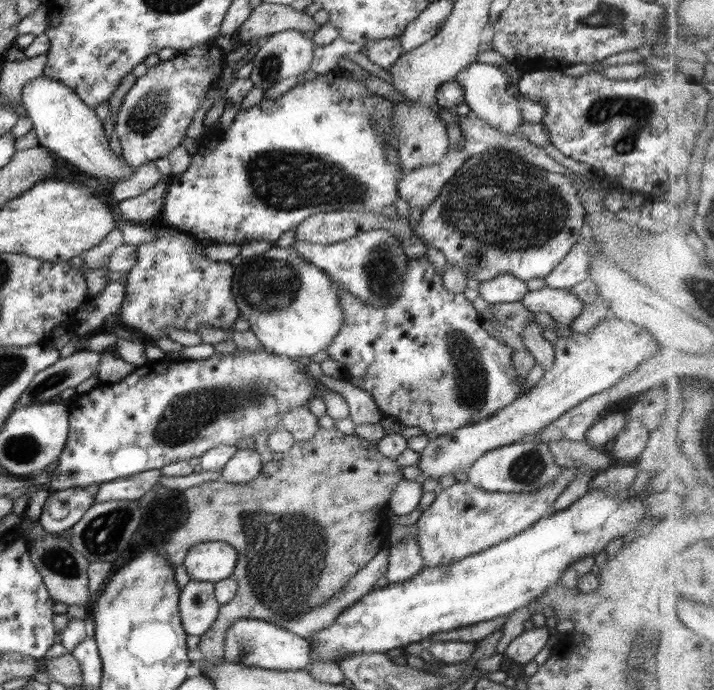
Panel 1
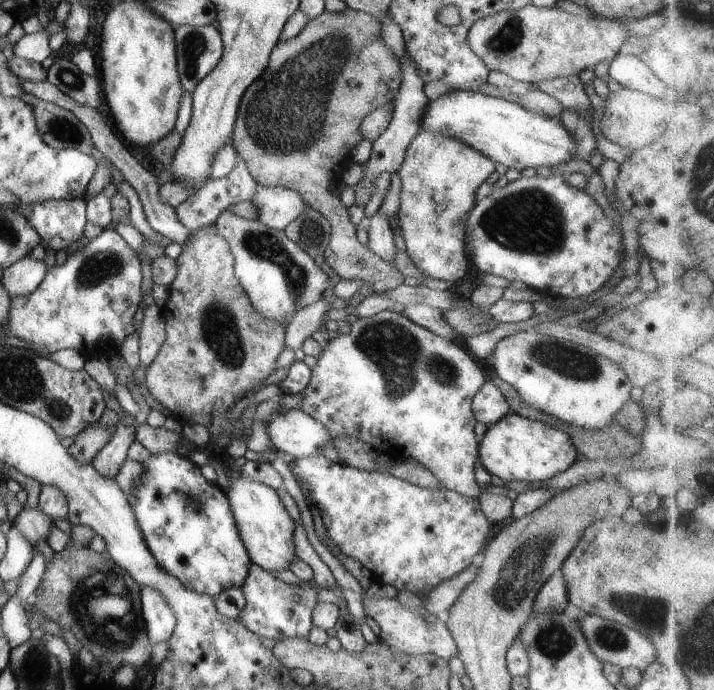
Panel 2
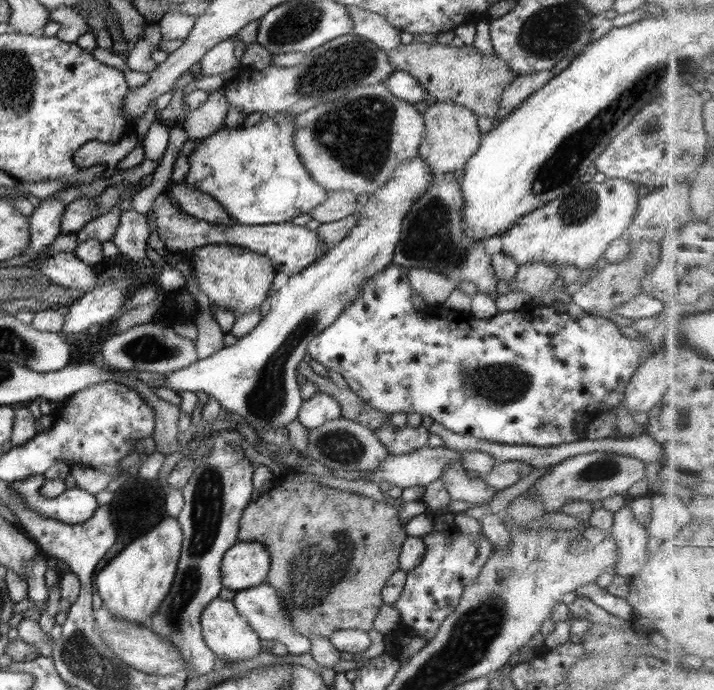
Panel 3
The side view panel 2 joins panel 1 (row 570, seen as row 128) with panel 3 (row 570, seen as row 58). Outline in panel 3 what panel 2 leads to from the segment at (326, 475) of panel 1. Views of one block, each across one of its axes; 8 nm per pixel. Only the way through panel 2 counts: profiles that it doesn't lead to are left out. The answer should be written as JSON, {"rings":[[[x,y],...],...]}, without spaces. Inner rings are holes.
{"rings":[[[312,477],[300,480],[279,479],[272,490],[266,492],[266,494],[257,494],[254,500],[244,508],[239,526],[238,541],[253,541],[264,544],[266,550],[270,553],[271,568],[266,581],[279,592],[281,600],[284,600],[283,608],[287,610],[287,616],[290,616],[290,620],[292,620],[292,627],[304,637],[316,635],[329,638],[330,635],[337,631],[346,630],[362,630],[368,633],[372,629],[374,618],[379,613],[379,608],[383,604],[382,590],[384,590],[392,574],[401,570],[398,560],[400,549],[402,549],[404,541],[409,538],[404,529],[405,526],[399,520],[399,512],[396,510],[395,505],[376,502],[372,498],[366,498],[366,496],[357,493],[348,494],[348,492],[328,490],[324,484],[316,482],[316,479]]]}

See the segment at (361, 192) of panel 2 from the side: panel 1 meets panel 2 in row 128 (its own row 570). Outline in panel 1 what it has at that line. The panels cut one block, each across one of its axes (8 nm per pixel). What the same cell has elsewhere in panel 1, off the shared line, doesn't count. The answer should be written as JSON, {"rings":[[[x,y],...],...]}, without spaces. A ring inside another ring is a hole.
{"rings":[[[406,536],[390,548],[388,568],[383,577],[388,584],[396,584],[416,576],[423,569],[424,559],[422,559],[419,544],[412,536]]]}

